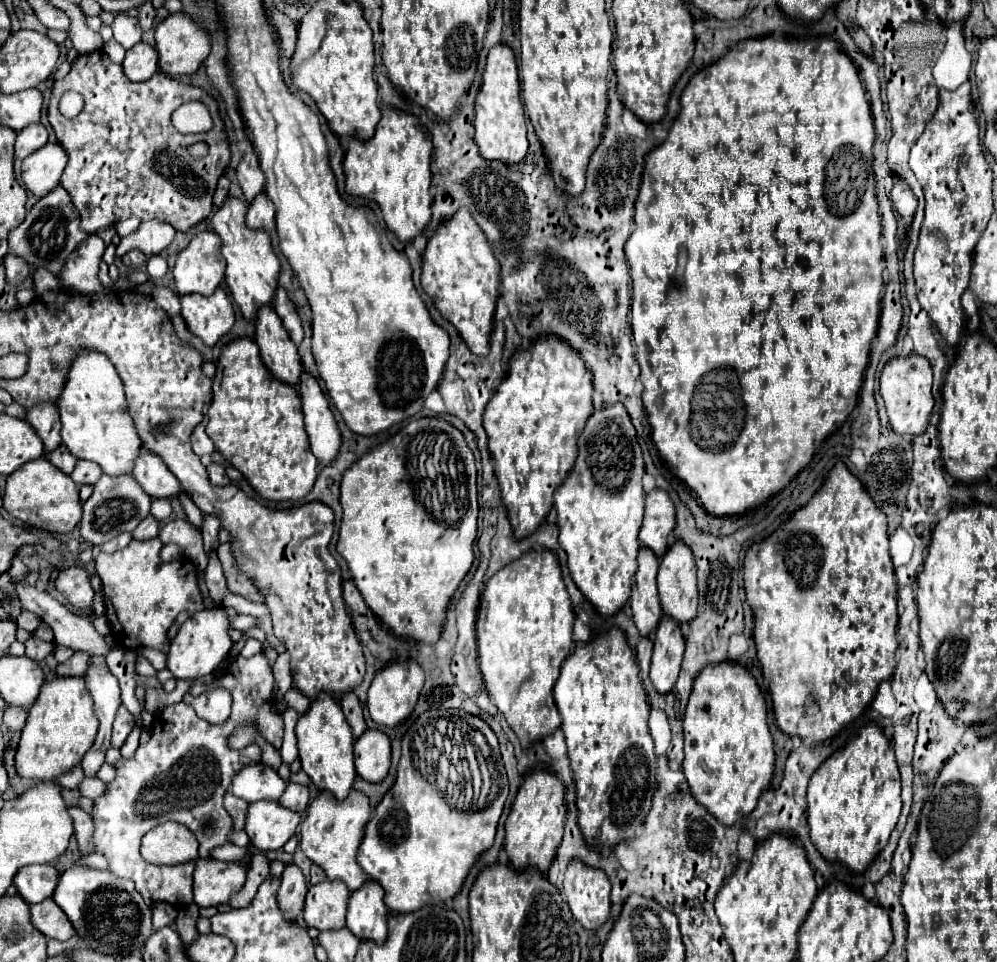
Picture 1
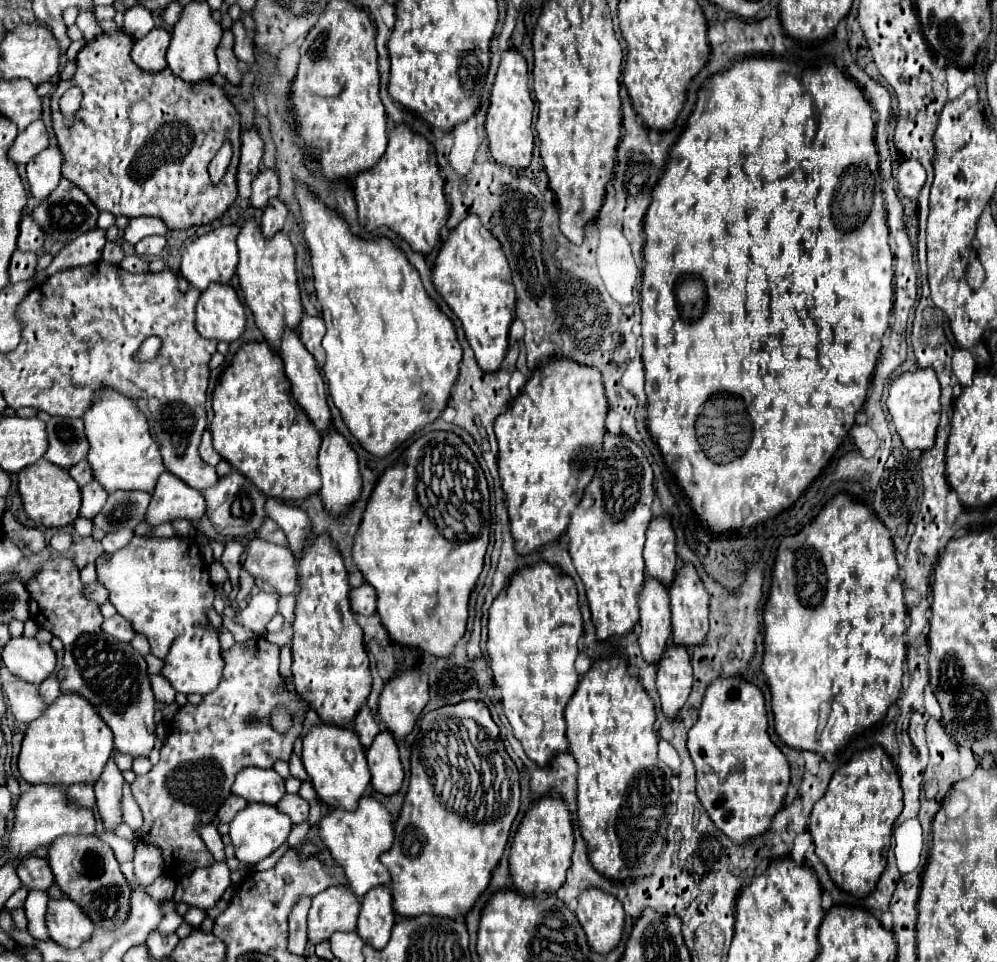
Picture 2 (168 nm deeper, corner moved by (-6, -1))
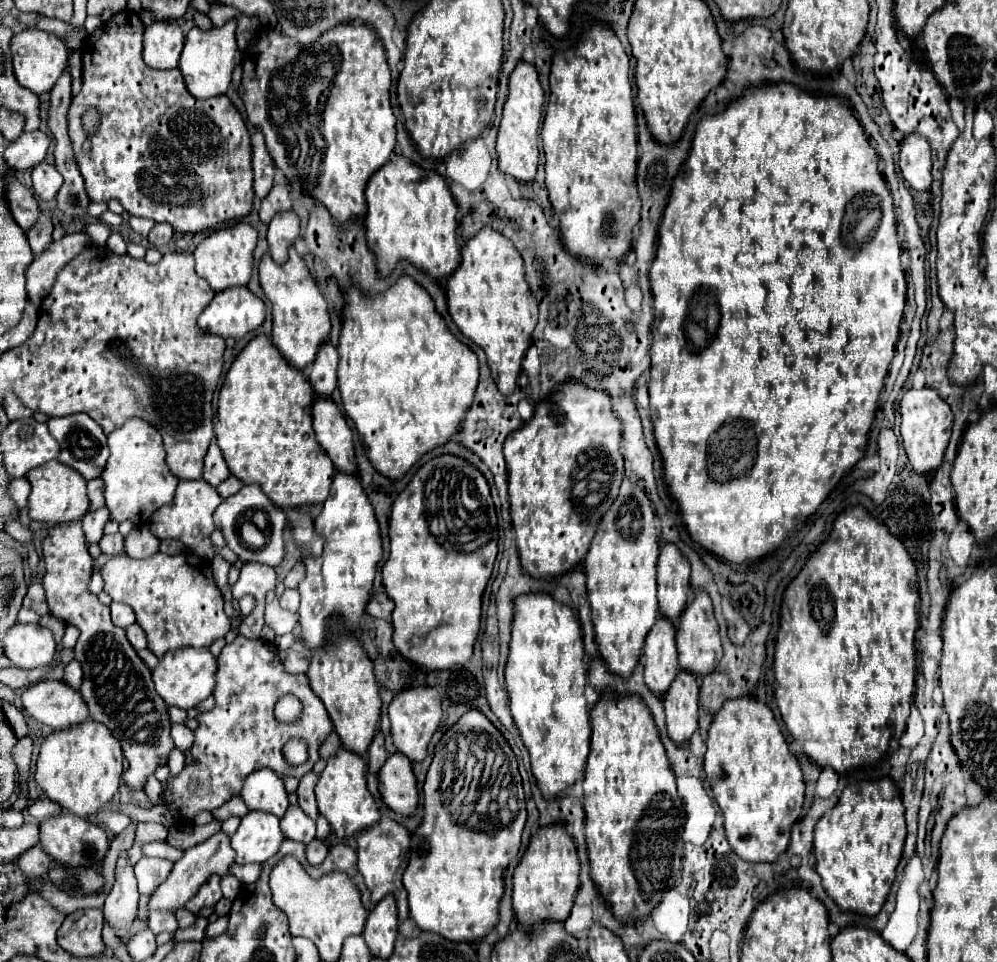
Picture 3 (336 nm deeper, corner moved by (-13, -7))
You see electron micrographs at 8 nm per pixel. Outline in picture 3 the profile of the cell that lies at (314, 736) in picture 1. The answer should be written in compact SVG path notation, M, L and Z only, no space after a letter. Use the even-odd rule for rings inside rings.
M341 747L335 757L329 757L327 767L317 781L315 795L317 795L319 813L329 821L331 829L335 831L335 835L339 839L357 837L361 831L373 827L381 819L379 805L375 803L373 795L367 789L367 781L365 781L367 769L365 767L367 767L367 763L361 755L355 755Z

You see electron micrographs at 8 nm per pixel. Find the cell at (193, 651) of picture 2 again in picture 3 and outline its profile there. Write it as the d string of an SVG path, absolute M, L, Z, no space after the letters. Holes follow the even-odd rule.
M179 649L167 653L159 665L151 671L153 673L153 683L157 695L169 705L169 707L181 707L181 709L191 709L205 701L213 693L213 683L215 683L215 669L217 661L209 653L209 649Z

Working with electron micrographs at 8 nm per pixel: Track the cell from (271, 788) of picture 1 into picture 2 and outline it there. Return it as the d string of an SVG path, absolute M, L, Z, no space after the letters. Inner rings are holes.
M248 767L240 771L240 775L236 775L232 793L244 797L250 803L262 801L276 805L286 793L286 789L284 789L284 779L274 769Z

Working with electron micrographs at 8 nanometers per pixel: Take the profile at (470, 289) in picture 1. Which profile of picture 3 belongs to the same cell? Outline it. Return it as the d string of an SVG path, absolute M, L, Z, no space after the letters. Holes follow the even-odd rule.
M485 225L473 239L467 241L463 247L463 259L457 271L447 279L447 303L449 303L449 313L455 321L455 325L461 329L461 333L477 343L485 355L487 363L491 369L491 375L503 395L511 395L517 385L517 377L521 373L521 361L533 343L531 335L537 325L537 301L525 281L525 269L523 269L523 259L515 245L505 239L501 233L493 231L489 225Z

